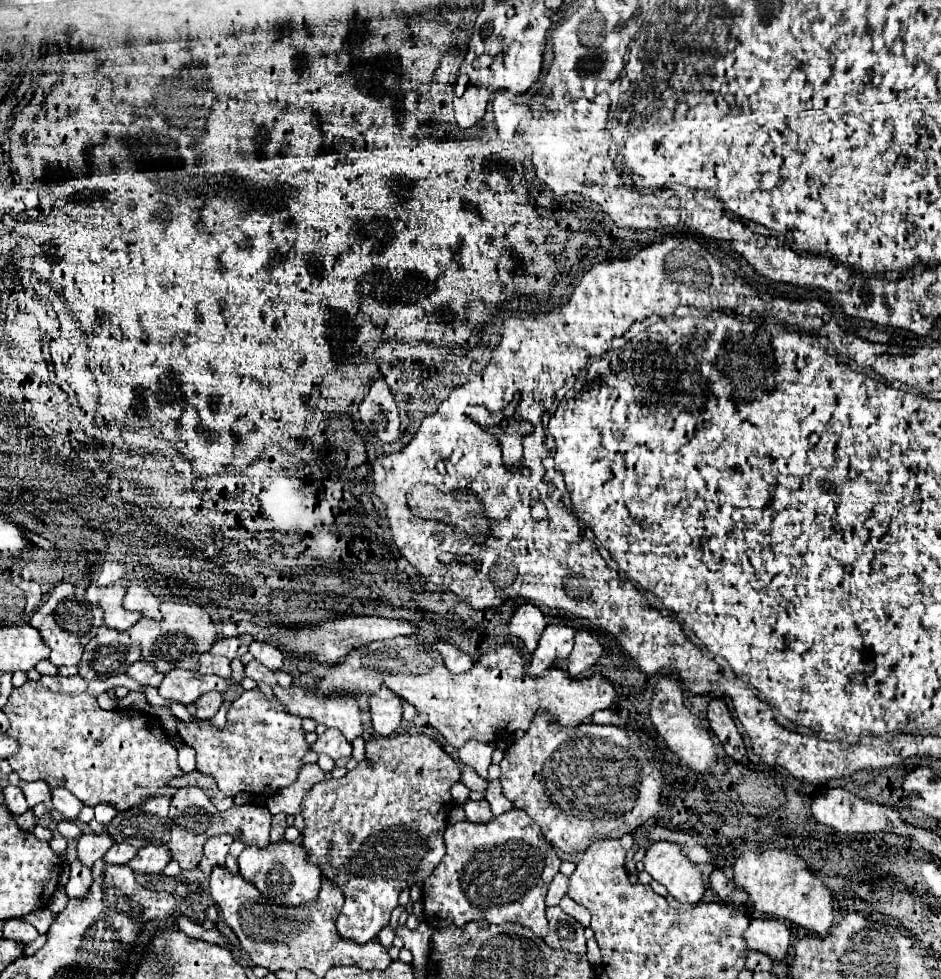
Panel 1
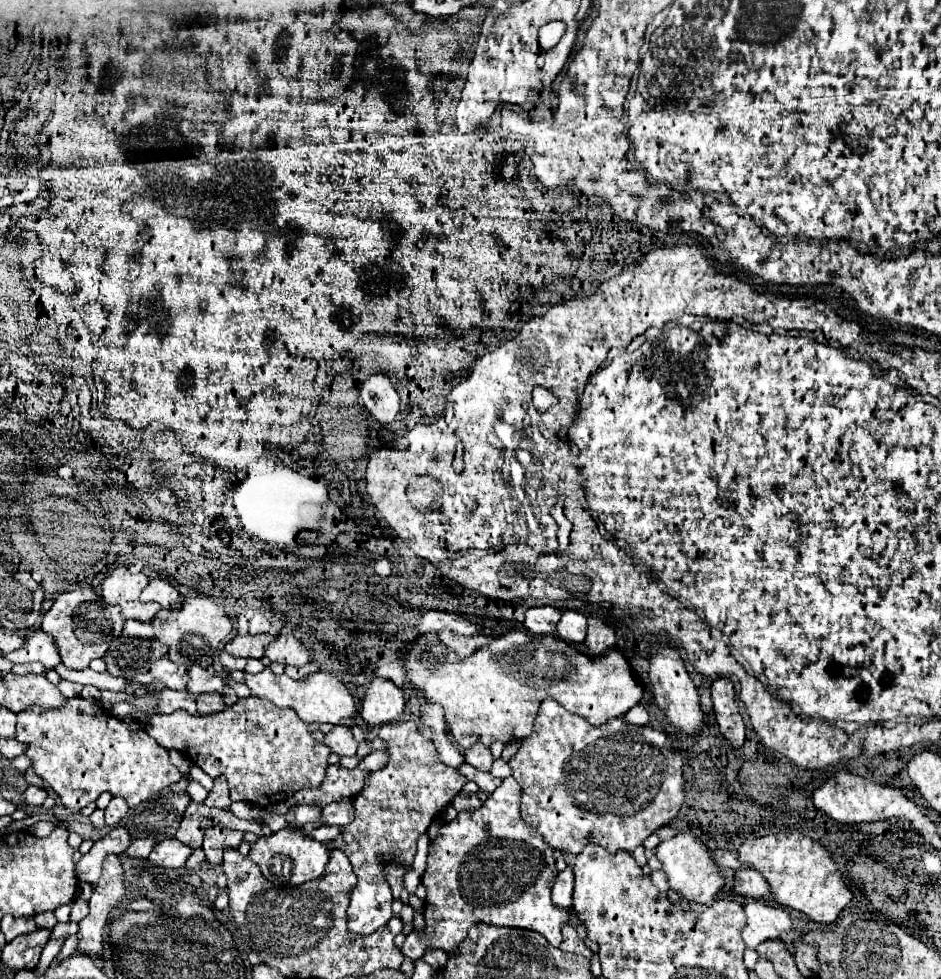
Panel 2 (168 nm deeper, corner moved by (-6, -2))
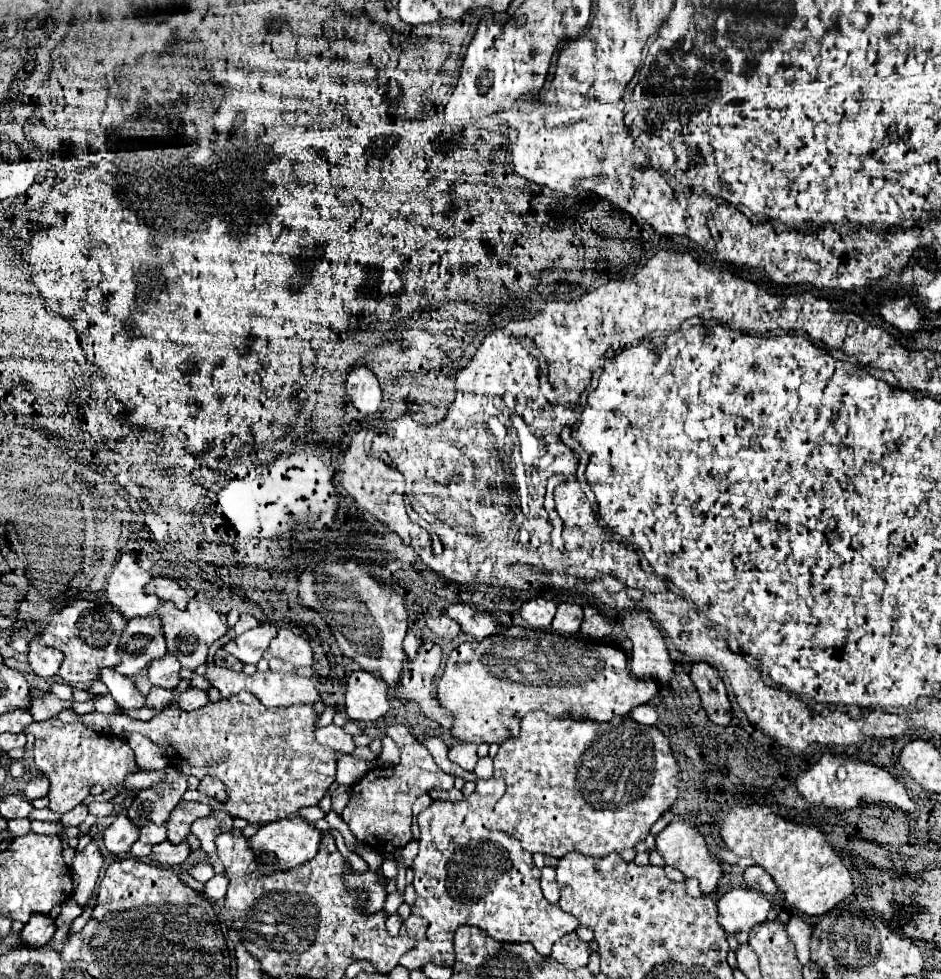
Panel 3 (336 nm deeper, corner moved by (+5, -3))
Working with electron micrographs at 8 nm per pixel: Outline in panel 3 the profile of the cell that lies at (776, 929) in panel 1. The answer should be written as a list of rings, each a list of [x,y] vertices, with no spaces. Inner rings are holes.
[[[732,889],[718,899],[720,925],[728,935],[734,935],[740,945],[748,941],[754,925],[764,923],[772,915],[772,903],[756,891]]]

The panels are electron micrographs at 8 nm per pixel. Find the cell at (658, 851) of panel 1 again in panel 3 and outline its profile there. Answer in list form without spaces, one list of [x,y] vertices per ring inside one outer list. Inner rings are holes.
[[[672,821],[658,837],[656,837],[656,851],[662,855],[662,859],[666,861],[666,865],[678,869],[680,873],[684,873],[686,877],[692,877],[692,879],[698,879],[698,887],[704,895],[710,895],[716,885],[718,885],[718,879],[722,877],[722,867],[716,859],[710,857],[706,845],[704,845],[704,839],[702,835],[690,827],[688,823],[684,821]]]

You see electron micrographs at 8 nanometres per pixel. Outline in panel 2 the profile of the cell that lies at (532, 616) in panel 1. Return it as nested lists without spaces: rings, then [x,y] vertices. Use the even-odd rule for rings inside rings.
[[[553,604],[529,608],[525,614],[525,626],[533,634],[551,634],[551,632],[555,632],[559,618],[561,618],[561,610]]]

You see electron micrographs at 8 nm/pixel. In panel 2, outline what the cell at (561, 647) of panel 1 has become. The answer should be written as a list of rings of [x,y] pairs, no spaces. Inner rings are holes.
[[[565,610],[557,624],[557,634],[569,644],[579,646],[585,640],[585,632],[587,632],[587,618],[581,612]]]

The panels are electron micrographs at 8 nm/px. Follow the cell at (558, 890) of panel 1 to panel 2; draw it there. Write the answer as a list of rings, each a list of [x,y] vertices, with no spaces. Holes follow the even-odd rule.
[[[565,868],[563,872],[559,872],[555,886],[553,886],[553,904],[569,908],[571,906],[571,894],[573,894],[573,870]]]

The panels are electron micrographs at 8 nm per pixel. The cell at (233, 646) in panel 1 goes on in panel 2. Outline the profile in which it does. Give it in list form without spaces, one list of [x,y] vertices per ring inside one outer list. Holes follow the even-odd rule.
[[[259,634],[259,636],[235,636],[225,644],[225,650],[233,656],[241,658],[263,658],[265,648],[271,640],[275,640],[275,634]]]

